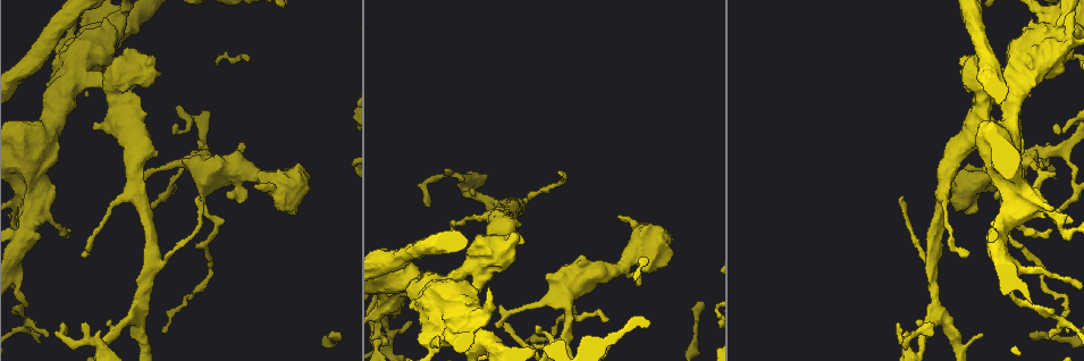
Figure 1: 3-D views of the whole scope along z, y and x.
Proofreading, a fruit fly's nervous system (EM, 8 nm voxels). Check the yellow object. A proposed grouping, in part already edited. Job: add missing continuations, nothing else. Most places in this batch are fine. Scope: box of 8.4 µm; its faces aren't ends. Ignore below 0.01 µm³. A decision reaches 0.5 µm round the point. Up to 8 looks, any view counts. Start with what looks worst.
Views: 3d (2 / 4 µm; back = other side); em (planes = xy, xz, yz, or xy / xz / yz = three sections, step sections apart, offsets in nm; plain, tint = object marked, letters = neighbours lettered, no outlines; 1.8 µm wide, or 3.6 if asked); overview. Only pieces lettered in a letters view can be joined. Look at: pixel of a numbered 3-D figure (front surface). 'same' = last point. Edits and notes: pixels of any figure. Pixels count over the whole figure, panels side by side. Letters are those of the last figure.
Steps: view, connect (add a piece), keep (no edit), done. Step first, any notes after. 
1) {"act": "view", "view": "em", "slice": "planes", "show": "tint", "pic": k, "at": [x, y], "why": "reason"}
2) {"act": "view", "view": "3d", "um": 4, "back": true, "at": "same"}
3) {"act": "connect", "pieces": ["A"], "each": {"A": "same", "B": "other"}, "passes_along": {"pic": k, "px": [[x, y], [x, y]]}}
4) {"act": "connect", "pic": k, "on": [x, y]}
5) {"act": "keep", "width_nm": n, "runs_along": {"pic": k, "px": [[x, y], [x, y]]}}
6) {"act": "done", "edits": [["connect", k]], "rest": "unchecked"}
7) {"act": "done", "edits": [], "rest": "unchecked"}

{"act": "view", "view": "em", "slice": "planes", "show": "letters", "pic": 1, "at": [1016, 205], "why": "thin arm on a thick one"}

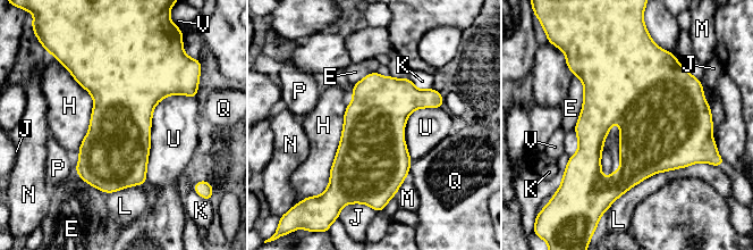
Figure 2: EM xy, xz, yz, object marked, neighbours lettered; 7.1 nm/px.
{"act": "keep", "width_nm": 440, "each": {"E": "other", "H": "other", "J": "other", "K": "other", "L": "other", "M": "other", "N": "other", "P": "other", "Q": "other", "U": "other", "V": "other"}, "border": {"pic": 2, "px": [[66, 68], [93, 100], [78, 150]]}, "found": "no lettered piece goes on from it"}

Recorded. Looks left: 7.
{"act": "view", "view": "em", "slice": "xz", "step": 8, "show": "tint", "pic": 1, "at": [459, 175], "why": "sharp bend"}

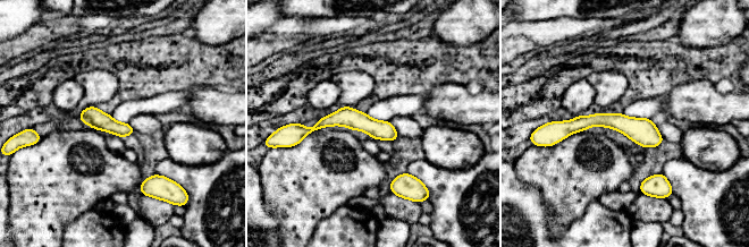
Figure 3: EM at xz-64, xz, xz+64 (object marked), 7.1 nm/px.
{"act": "view", "view": "em", "slice": "xz", "step": 8, "show": "letters", "at": "same"}

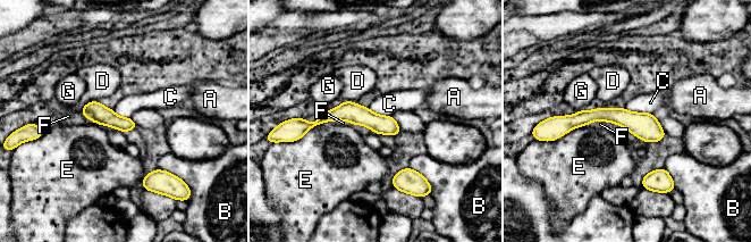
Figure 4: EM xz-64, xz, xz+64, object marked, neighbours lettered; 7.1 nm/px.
{"act": "keep", "width_nm": 140, "each": {"A": "other", "B": "other", "C": "other", "D": "other", "E": "other", "F": "other", "G": "other"}, "runs_along": {"pic": 4, "px": [[563, 127], [617, 115], [661, 134]]}, "found": "no lettered piece goes on from it"}

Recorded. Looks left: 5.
{"act": "view", "view": "em", "um": 3.6, "slice": "xy", "step": 8, "show": "tint", "pic": 1, "at": [478, 257], "why": "abrupt turn"}

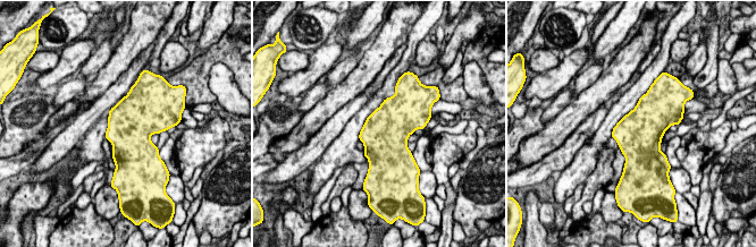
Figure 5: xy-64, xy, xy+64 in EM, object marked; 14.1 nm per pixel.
{"act": "view", "view": "em", "um": 3.6, "slice": "planes", "show": "tint", "at": "same"}

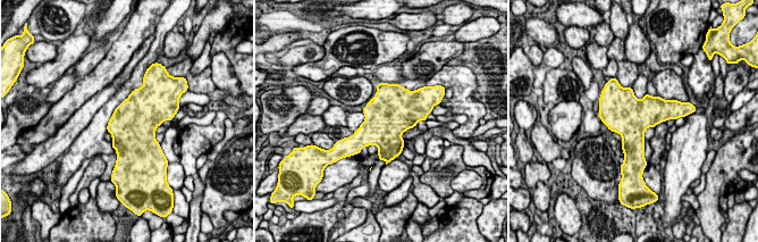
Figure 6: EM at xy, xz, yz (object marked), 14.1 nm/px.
{"act": "view", "view": "em", "um": 3.6, "slice": "planes", "show": "letters", "at": "same"}

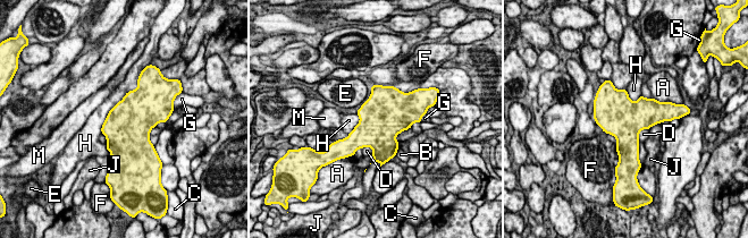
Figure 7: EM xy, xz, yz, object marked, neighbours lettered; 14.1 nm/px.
{"act": "keep", "width_nm": 550, "each": {"A": "other", "B": "other", "C": "other", "D": "other", "E": "other", "F": "other", "G": "other", "H": "other", "J": "other", "M": "other"}, "border": {"pic": 7, "px": [[137, 84], [110, 110], [101, 133]]}, "found": "no lettered piece goes on from it"}

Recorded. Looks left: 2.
{"act": "done", "edits": [], "rest": "unchecked"}

